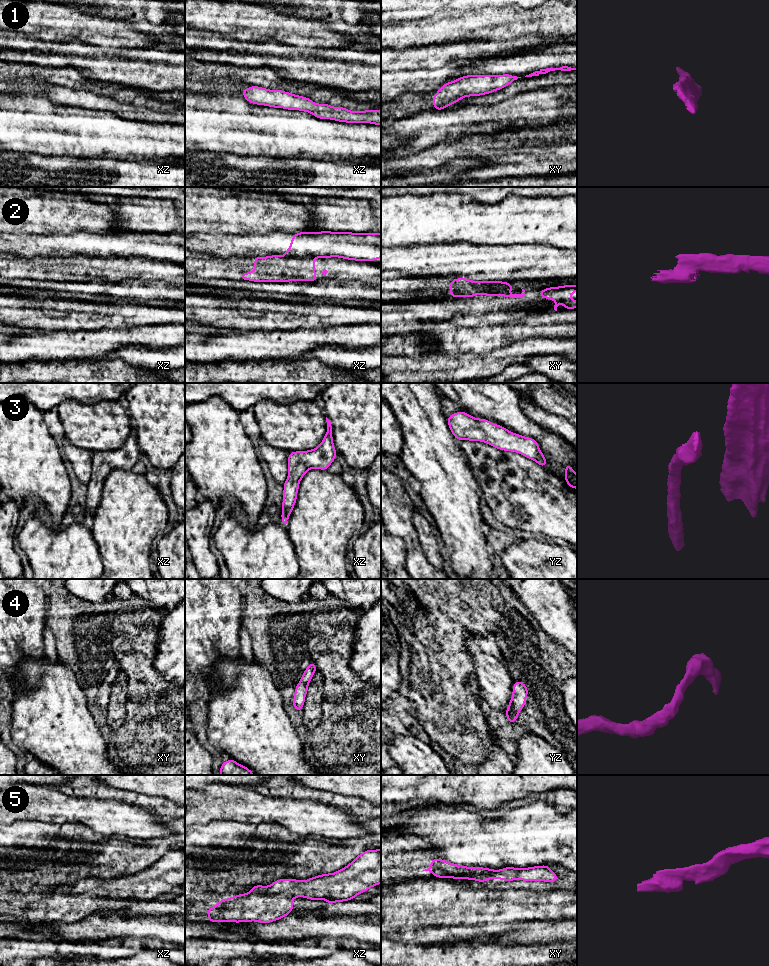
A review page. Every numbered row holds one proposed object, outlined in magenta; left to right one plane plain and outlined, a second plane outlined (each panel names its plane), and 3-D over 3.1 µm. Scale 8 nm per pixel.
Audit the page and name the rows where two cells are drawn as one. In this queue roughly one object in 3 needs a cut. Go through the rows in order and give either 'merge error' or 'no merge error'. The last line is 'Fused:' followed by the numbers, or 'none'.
1: no merge error
2: merge error
3: no merge error
4: no merge error
5: no merge error
Fused: 2

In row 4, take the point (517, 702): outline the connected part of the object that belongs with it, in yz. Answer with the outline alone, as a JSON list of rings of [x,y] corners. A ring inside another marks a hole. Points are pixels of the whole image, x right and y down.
[[[516,681],[513,683],[513,693],[511,700],[509,702],[509,706],[505,712],[505,715],[510,724],[515,724],[515,721],[526,704],[526,697],[528,696],[528,688],[527,686],[521,682]]]

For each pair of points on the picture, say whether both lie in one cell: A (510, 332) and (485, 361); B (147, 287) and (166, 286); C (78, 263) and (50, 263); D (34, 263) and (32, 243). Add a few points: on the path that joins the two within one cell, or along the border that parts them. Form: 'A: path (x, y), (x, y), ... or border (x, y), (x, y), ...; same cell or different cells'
A: border (517, 340), (493, 350), (472, 353); different cells
B: path (152, 287), (161, 287); same cell
C: path (71, 263), (57, 263); same cell
D: border (18, 254), (24, 256), (56, 257); different cells

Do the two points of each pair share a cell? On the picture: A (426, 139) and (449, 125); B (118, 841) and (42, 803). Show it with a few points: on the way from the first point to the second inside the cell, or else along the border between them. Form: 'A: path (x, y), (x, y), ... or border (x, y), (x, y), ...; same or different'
A: path (432, 136), (443, 130); same
B: border (85, 824), (101, 834), (125, 835), (129, 838); different

